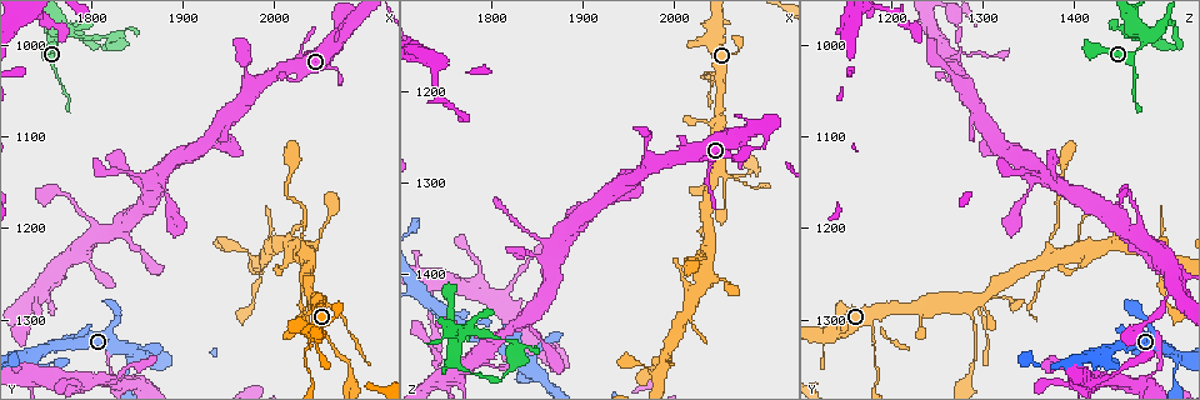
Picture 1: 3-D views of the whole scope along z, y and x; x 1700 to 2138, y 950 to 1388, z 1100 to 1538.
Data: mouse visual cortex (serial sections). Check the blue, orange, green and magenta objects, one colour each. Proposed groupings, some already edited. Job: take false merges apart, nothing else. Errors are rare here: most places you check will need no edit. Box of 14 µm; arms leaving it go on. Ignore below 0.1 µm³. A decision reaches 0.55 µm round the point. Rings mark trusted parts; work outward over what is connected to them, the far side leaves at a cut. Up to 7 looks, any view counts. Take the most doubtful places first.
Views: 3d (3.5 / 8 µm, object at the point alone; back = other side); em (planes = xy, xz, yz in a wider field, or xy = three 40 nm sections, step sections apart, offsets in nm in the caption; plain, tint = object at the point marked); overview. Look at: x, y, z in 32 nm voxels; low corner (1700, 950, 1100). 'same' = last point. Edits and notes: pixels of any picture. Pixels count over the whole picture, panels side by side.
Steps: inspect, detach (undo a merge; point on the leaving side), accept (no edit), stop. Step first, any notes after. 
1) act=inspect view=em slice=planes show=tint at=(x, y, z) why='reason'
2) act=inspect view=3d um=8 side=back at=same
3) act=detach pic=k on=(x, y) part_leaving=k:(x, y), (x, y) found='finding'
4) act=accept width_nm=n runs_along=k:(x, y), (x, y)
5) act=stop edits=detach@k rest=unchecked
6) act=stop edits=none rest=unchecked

act=inspect view=3d um=3.5 side=back at=(1815, 990, 1470) why='a narrow waist'

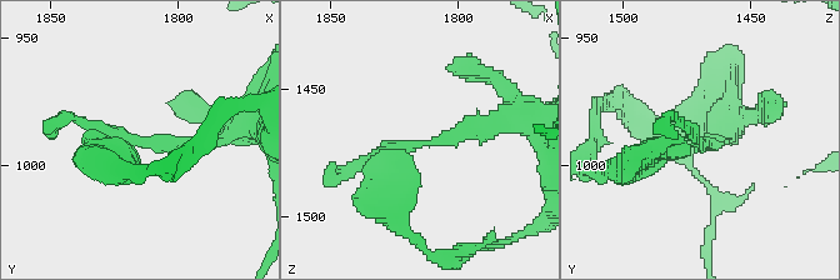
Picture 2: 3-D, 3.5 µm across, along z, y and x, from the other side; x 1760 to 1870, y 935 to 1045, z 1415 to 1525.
act=inspect view=em slice=xy step=2 show=tint at=(1816, 991, 1472)

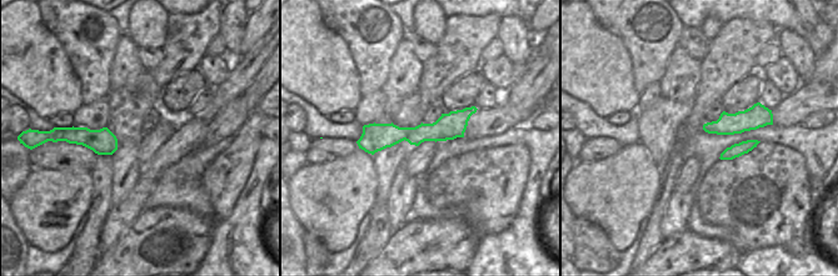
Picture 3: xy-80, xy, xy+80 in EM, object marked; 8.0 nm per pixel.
act=accept found='one cell here'

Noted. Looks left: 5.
act=inspect view=3d um=3.5 at=(2085, 1360, 1285) why='three arms meet'

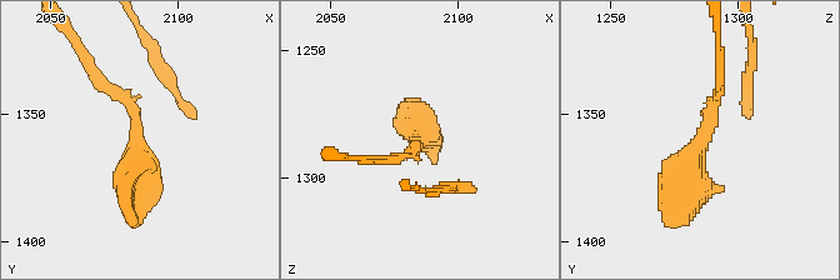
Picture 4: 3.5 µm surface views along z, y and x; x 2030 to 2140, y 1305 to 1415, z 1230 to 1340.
act=inspect view=em slice=planes show=tint at=(2083, 1361, 1285) arms=3 arm_widths_nm=150,250,300 why='shape alone is not enough'

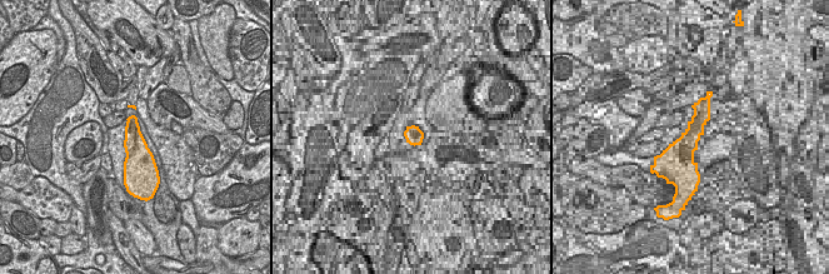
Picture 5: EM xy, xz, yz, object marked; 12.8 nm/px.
act=accept runs_along=4:(720, 75), (685, 183), (660, 205) found='one cell here'

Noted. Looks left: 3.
act=inspect view=3d um=8 side=back at=(2035, 1225, 1375) why='arms part here'

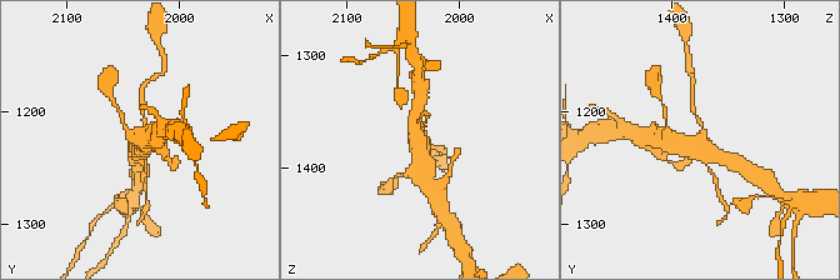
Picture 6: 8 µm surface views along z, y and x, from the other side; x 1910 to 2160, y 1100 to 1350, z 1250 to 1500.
act=inspect view=em slice=planes show=tint at=same why='shape alone is not enough'

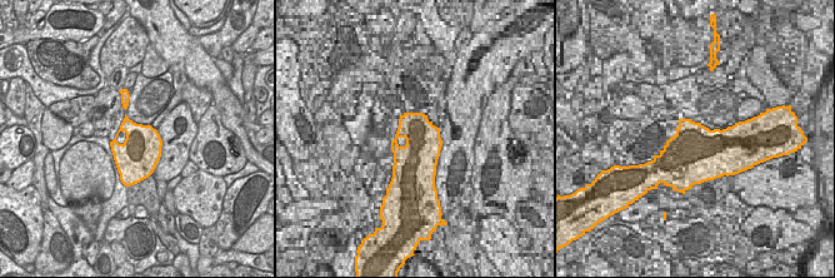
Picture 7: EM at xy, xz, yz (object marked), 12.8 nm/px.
act=accept found='all the same cell'

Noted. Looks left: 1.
act=stop edits=none rest=unchecked

